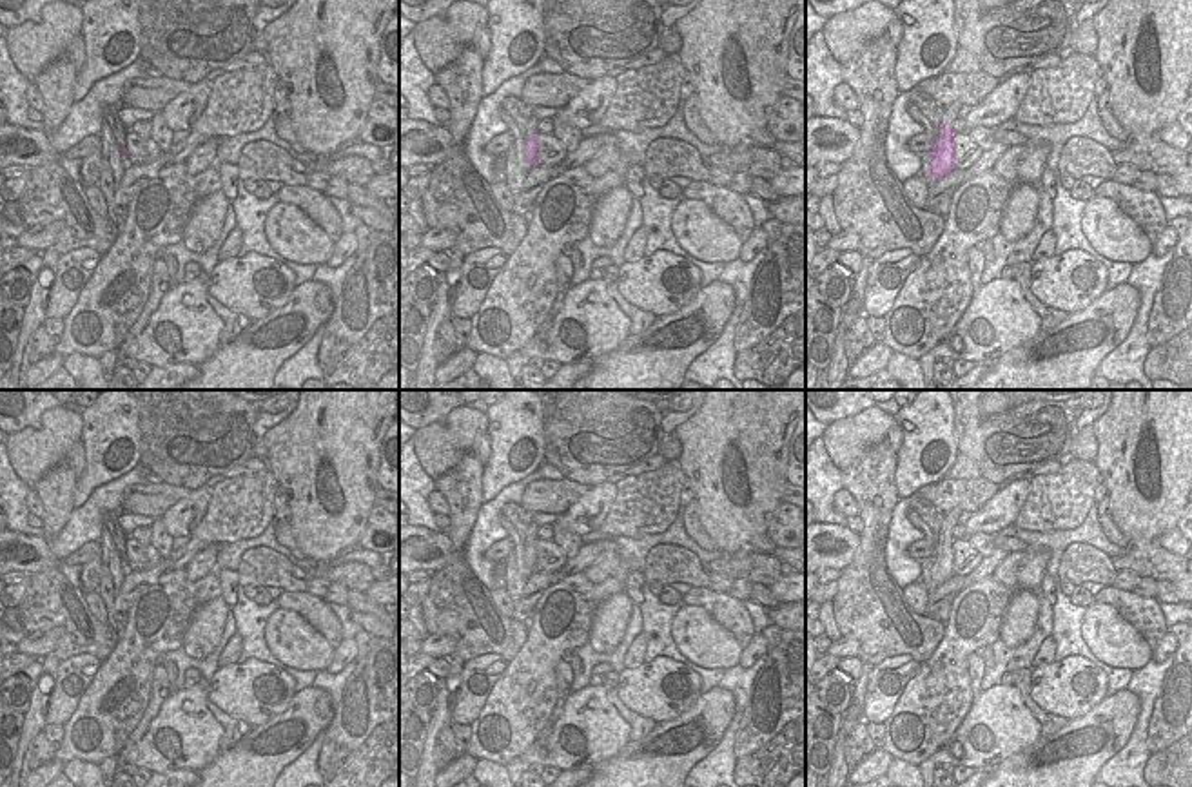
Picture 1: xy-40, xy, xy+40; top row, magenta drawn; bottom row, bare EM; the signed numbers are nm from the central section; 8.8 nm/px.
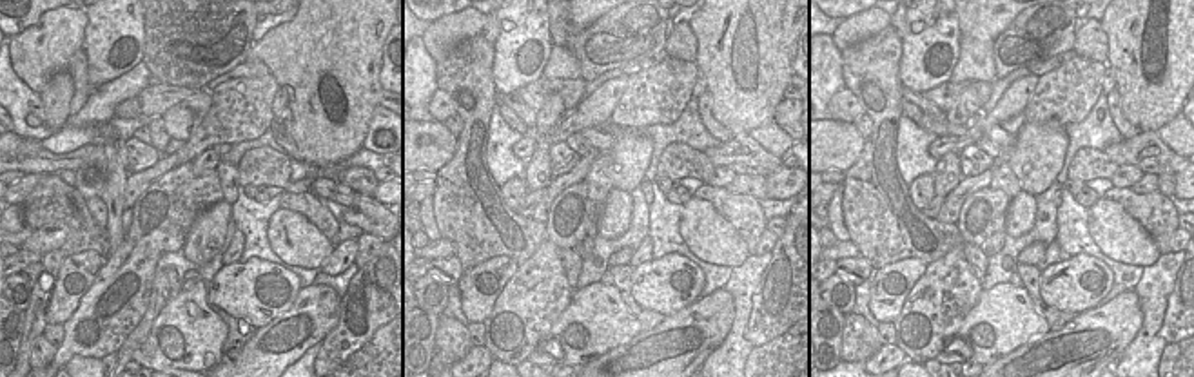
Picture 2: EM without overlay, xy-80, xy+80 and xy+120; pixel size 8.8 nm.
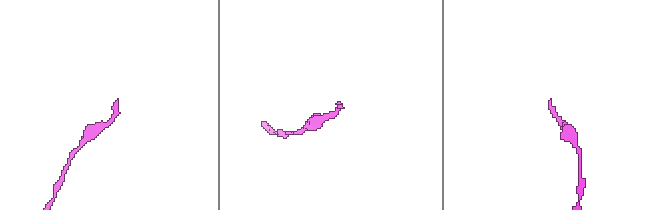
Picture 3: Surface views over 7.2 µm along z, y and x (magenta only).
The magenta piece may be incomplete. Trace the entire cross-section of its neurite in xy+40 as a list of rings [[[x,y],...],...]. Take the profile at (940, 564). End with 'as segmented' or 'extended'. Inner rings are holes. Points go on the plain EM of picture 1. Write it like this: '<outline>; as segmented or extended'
[[[953,508],[949,511],[940,511],[942,533],[940,540],[933,544],[933,555],[925,560],[929,569],[929,586],[940,586],[953,577],[953,535],[951,530],[958,524],[963,511]]]; extended

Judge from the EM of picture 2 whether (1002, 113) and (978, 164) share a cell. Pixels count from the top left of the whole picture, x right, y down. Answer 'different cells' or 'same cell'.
different cells

